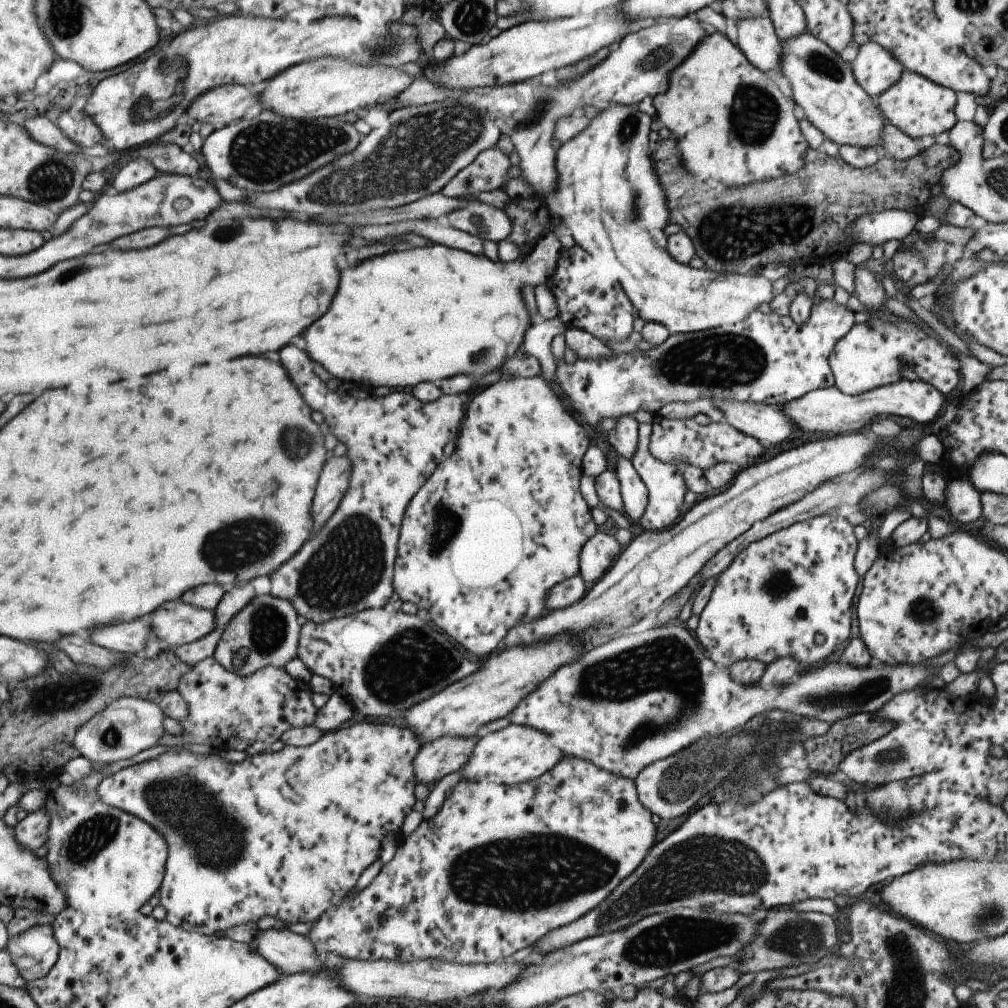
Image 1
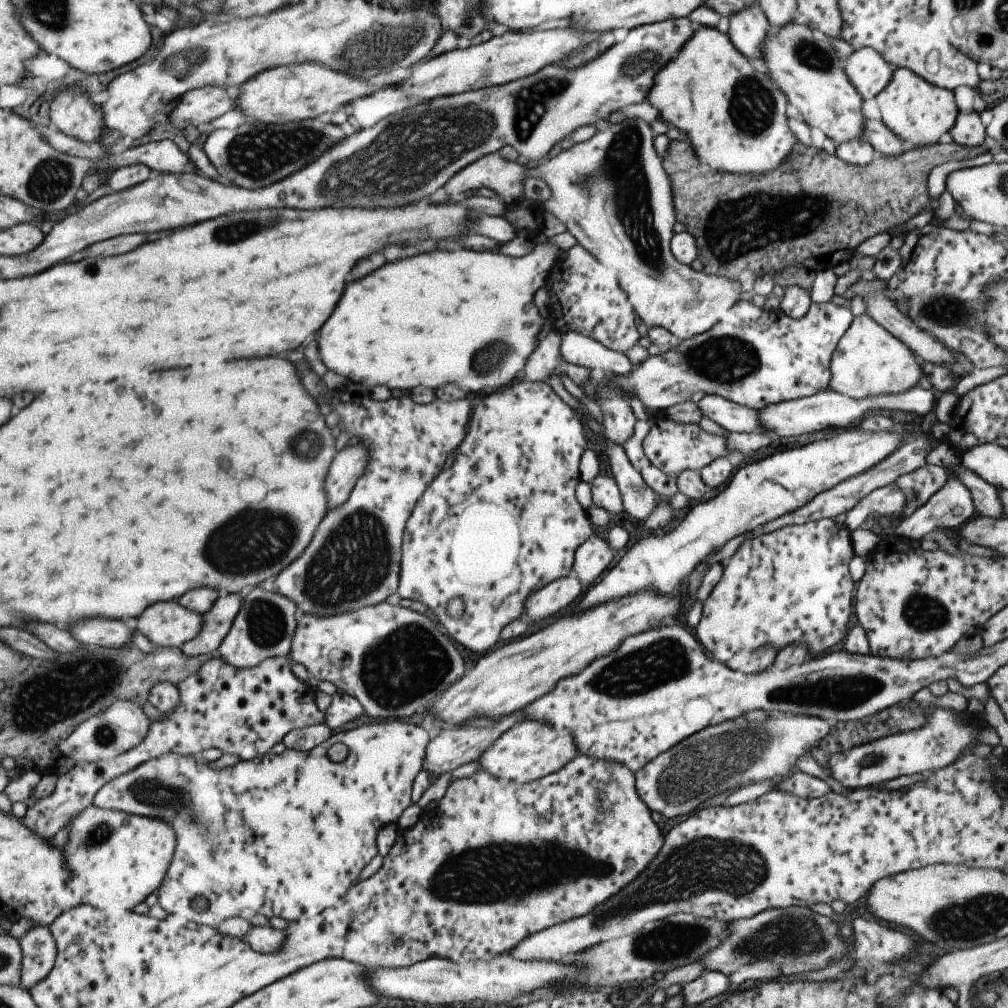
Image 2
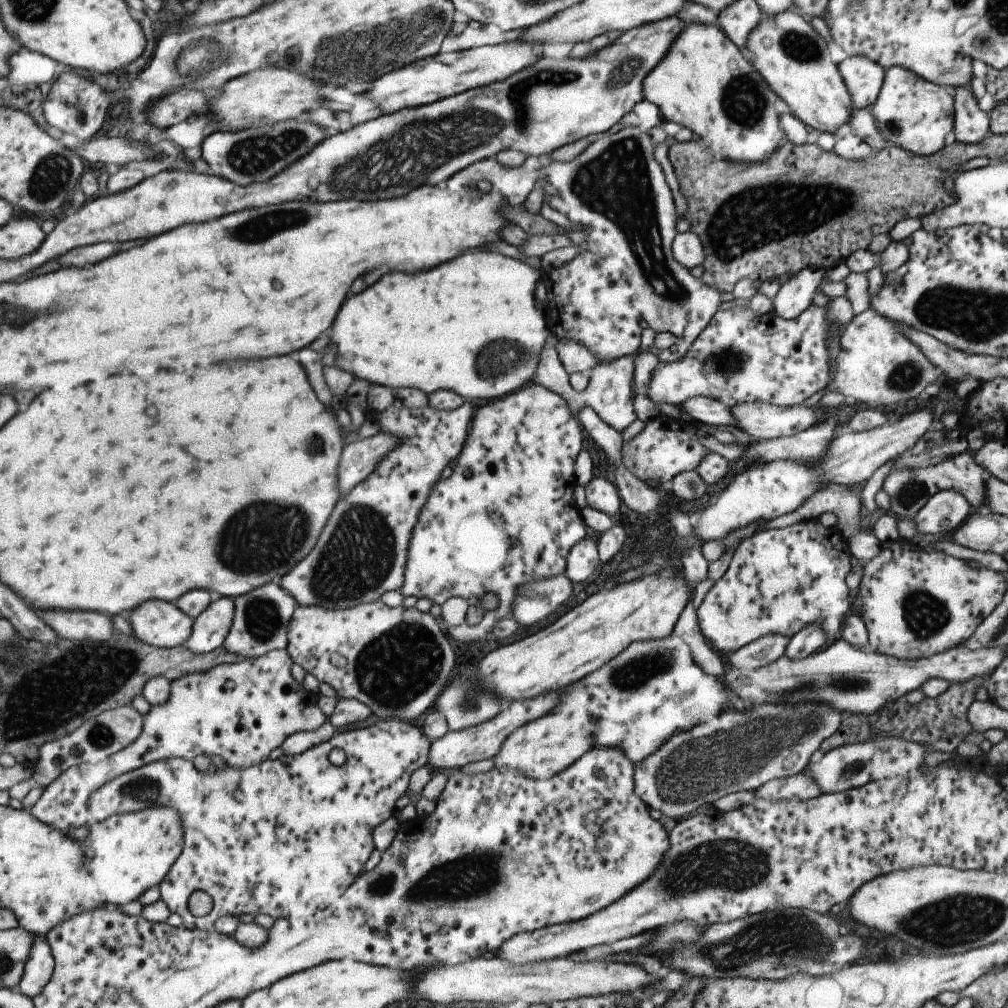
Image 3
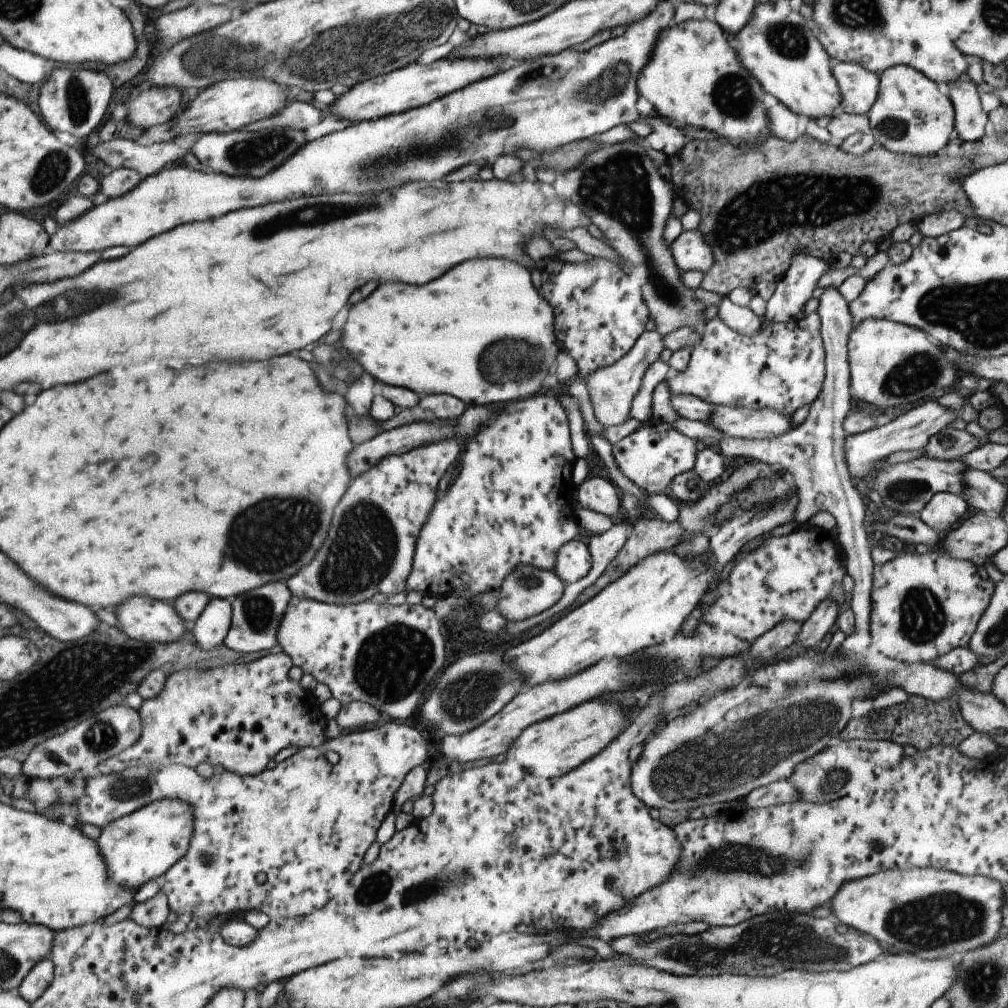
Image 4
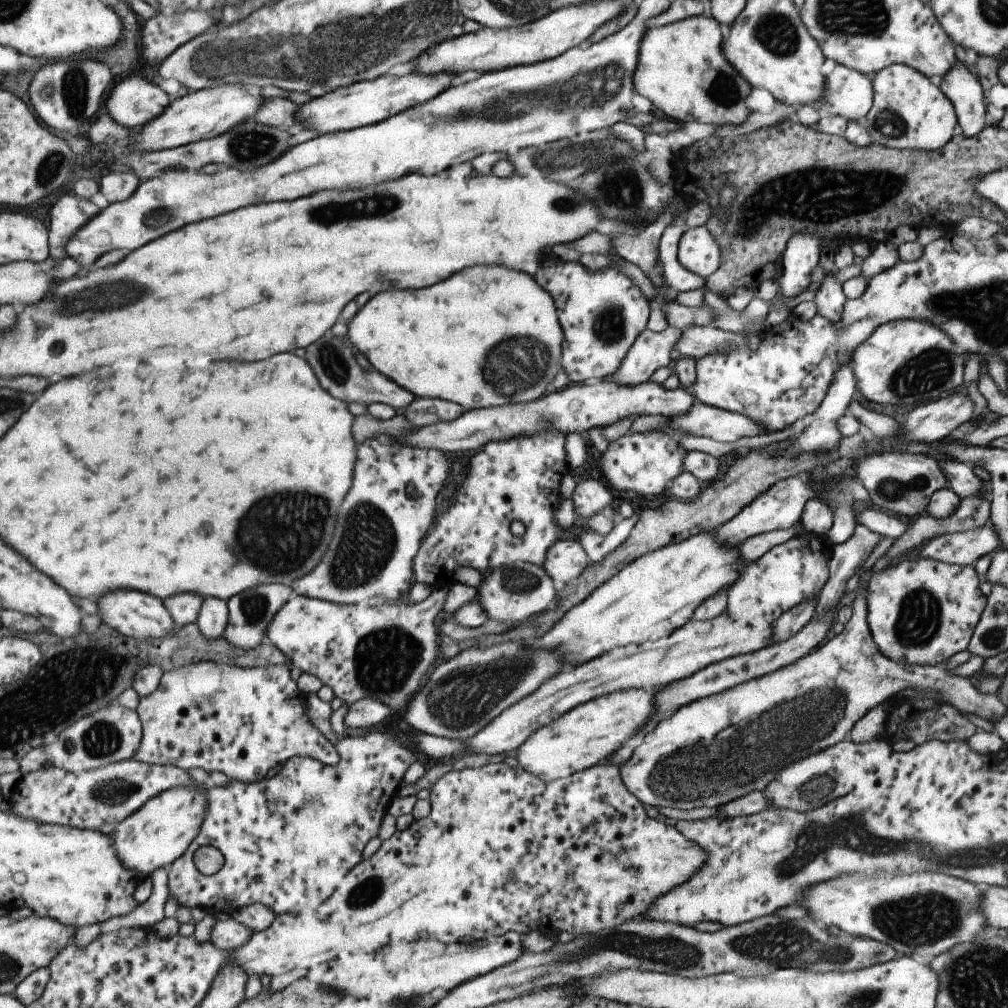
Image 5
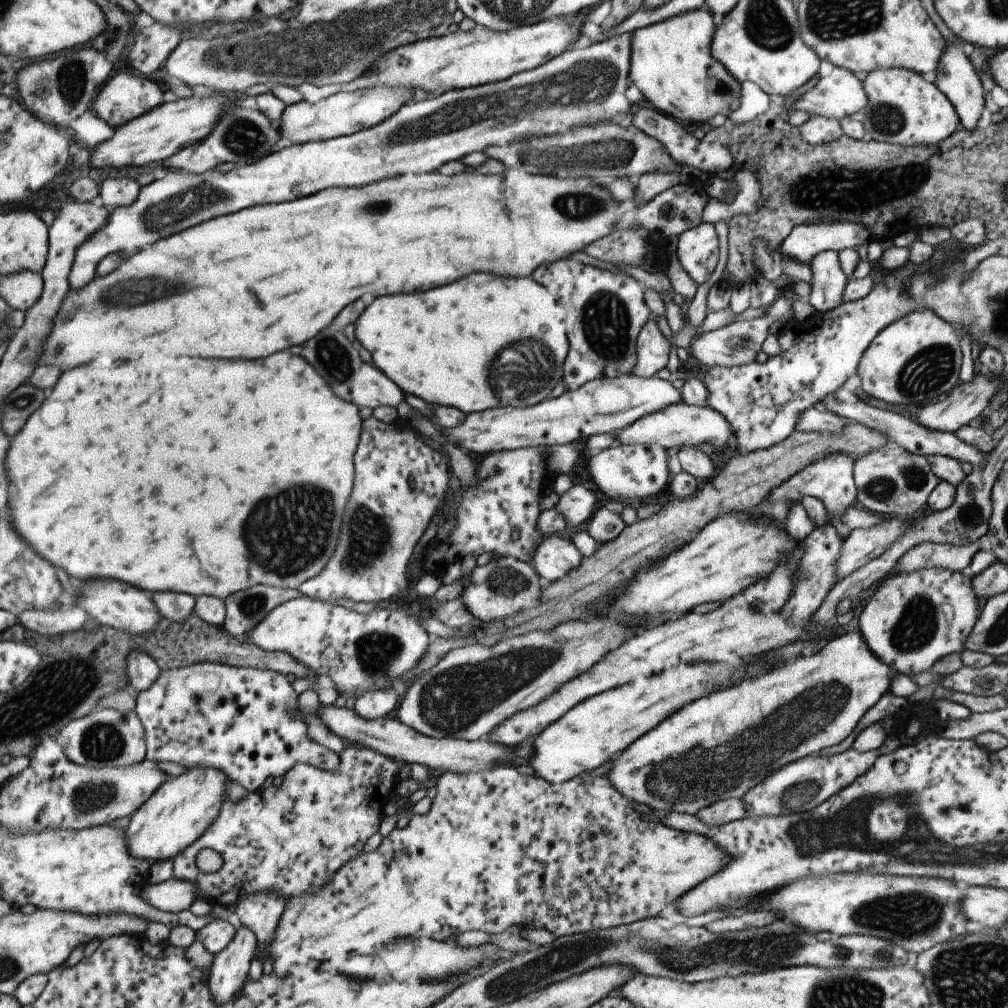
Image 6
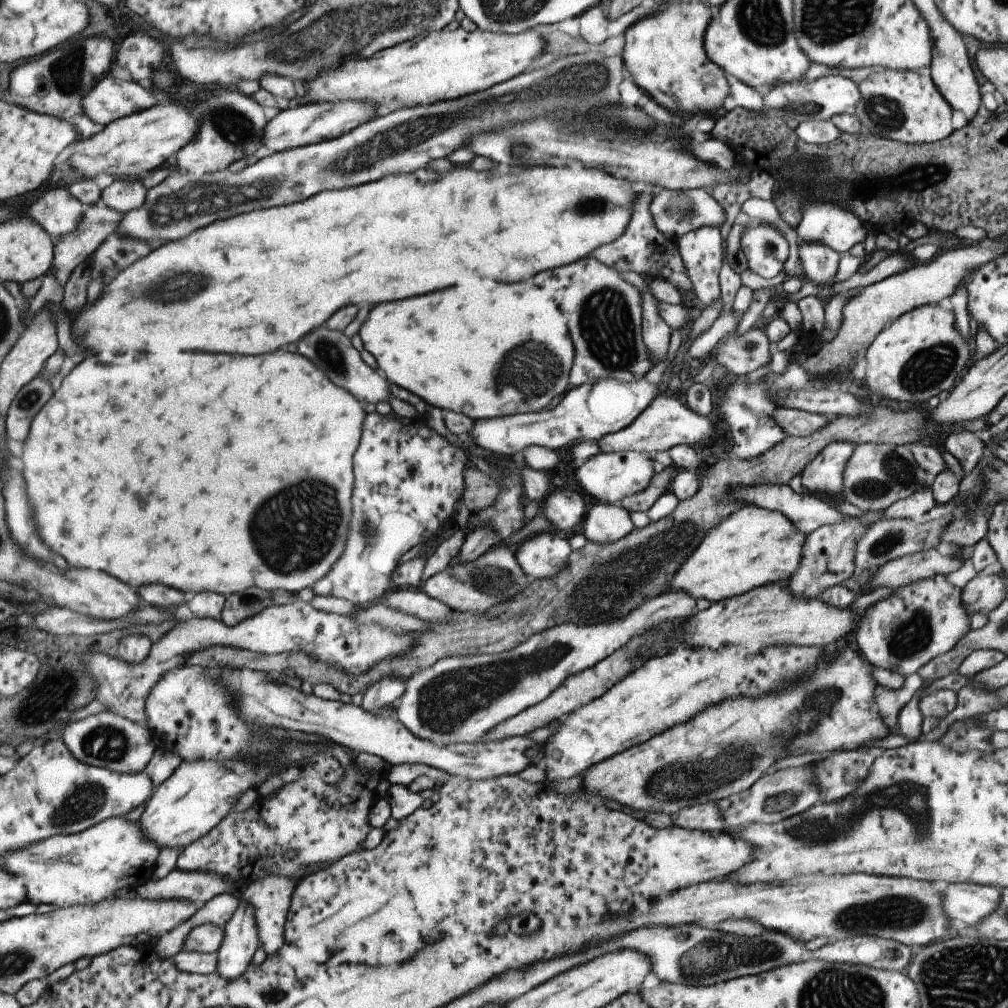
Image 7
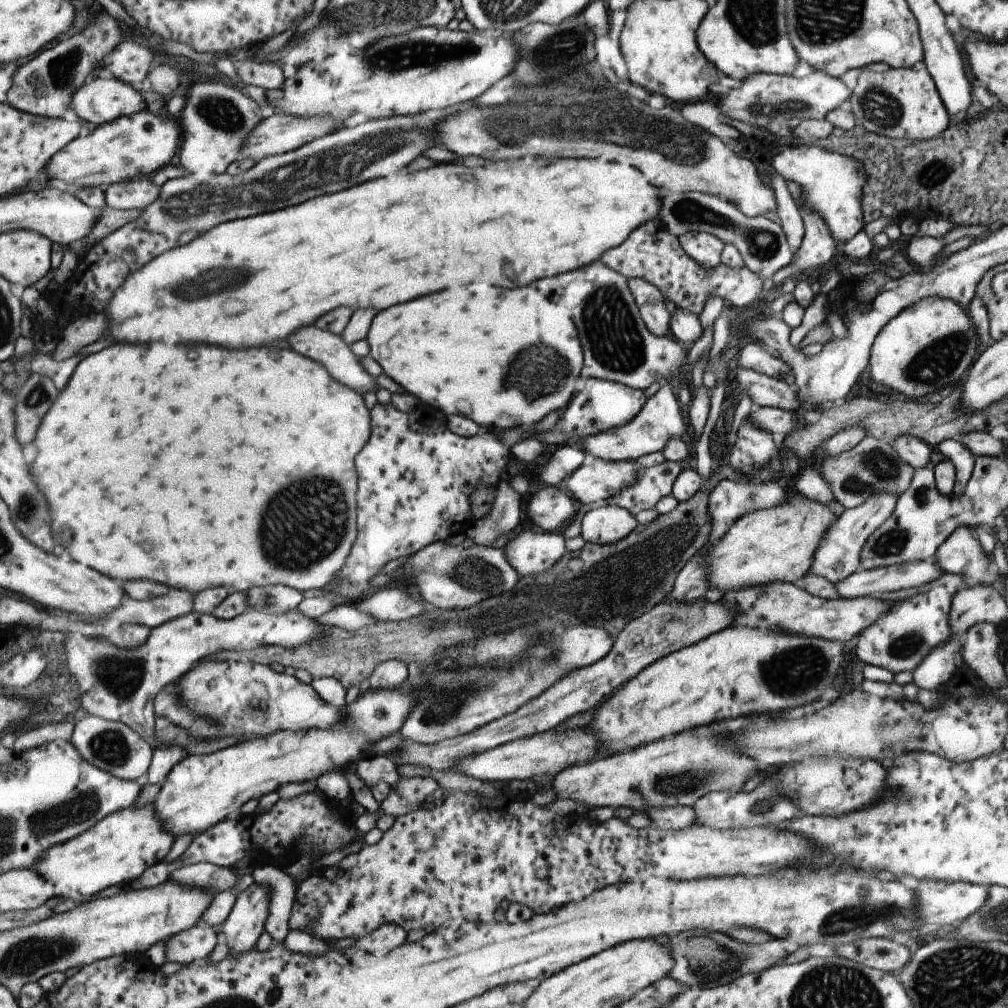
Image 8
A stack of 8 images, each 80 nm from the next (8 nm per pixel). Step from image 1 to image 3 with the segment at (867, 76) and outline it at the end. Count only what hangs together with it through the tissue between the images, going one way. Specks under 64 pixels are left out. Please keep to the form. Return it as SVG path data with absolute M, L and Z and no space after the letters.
M862 56L847 57L836 67L852 100L852 108L871 106L881 88L885 69Z

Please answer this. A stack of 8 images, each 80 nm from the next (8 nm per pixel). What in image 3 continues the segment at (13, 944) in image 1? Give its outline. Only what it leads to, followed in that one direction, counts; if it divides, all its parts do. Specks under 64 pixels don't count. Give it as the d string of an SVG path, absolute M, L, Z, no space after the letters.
M36 935L32 946L31 957L24 966L24 974L15 990L31 1000L48 984L53 972L54 960L48 947L46 936Z

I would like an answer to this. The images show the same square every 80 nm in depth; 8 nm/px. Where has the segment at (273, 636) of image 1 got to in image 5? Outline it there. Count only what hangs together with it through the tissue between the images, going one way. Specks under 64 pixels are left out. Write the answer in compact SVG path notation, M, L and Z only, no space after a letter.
M263 583L233 595L226 601L228 622L224 626L223 637L229 644L240 649L252 649L265 640L264 632L268 622L274 617L275 611L293 595L289 585L279 583Z

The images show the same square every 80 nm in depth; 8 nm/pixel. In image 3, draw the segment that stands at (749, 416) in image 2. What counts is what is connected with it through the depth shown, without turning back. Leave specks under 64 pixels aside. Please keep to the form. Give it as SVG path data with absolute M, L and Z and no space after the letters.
M693 397L679 404L680 410L687 412L695 422L716 426L734 427L729 407L709 397Z

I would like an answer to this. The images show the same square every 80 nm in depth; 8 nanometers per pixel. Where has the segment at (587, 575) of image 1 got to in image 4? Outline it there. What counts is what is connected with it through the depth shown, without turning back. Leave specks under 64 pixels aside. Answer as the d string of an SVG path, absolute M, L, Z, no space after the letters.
M571 539L555 551L552 571L563 584L572 585L587 574L591 563L588 546Z

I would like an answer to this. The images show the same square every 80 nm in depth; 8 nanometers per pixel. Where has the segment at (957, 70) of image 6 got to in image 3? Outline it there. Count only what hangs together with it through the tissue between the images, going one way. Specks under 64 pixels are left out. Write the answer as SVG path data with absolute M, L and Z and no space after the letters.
M965 86L955 87L954 92L952 130L955 141L969 144L981 142L989 129L987 116Z

